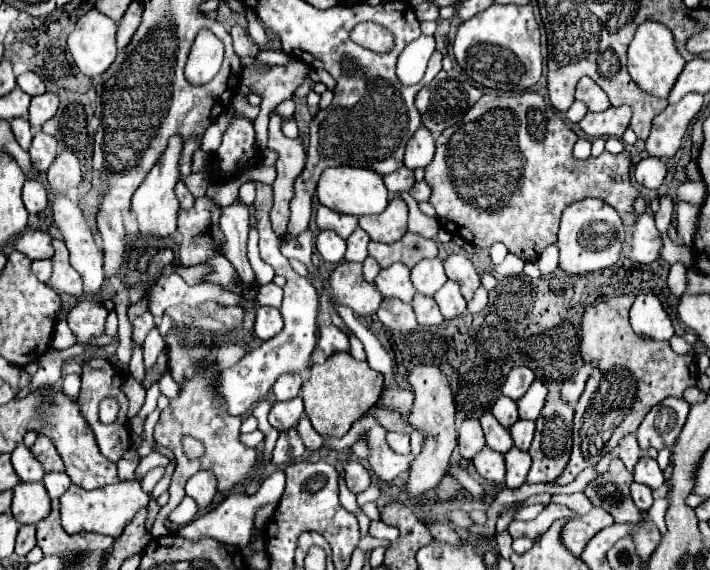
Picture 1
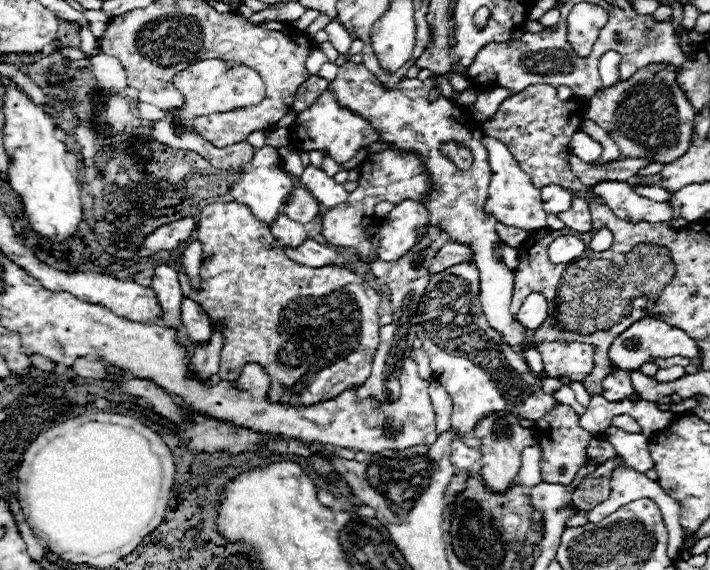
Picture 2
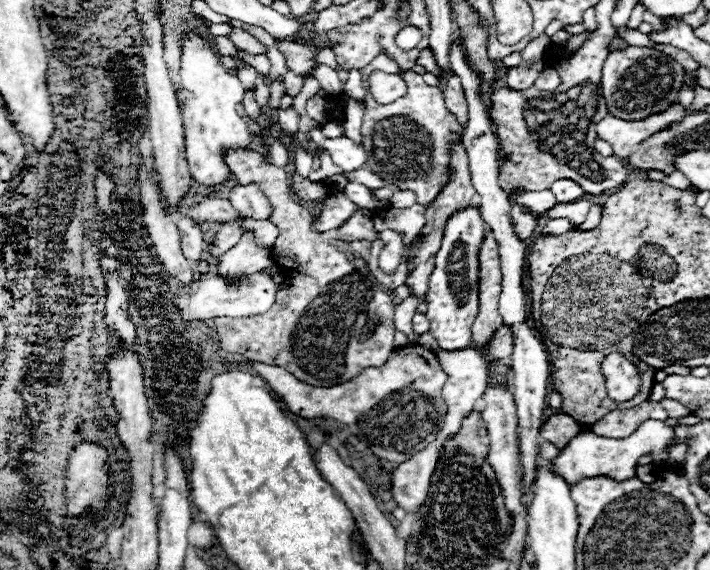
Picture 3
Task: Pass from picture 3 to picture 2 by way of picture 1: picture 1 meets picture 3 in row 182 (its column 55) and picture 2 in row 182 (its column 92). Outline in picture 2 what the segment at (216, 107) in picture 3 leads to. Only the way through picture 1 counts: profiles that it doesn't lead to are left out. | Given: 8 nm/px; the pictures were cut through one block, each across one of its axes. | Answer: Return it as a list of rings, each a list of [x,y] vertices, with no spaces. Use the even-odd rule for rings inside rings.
[[[264,146],[264,148],[256,150],[250,166],[252,166],[252,170],[242,172],[242,178],[230,186],[230,194],[234,196],[236,202],[246,204],[256,220],[270,226],[276,220],[276,216],[282,208],[284,196],[290,192],[290,188],[294,188],[294,184],[292,184],[292,178],[284,172],[278,152],[270,146]]]

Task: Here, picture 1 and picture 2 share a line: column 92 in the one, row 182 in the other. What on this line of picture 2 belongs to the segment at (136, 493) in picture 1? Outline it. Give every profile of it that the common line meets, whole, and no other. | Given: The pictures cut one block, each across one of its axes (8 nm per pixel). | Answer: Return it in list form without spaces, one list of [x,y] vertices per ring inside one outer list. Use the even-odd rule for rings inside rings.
[[[484,134],[482,144],[488,150],[490,170],[492,170],[490,190],[488,190],[490,192],[490,204],[486,204],[486,212],[494,214],[496,220],[506,224],[506,226],[521,228],[528,232],[546,228],[546,212],[542,208],[540,190],[532,184],[532,180],[526,176],[526,172],[520,170],[518,162],[514,160],[514,156],[506,150],[506,146],[502,142]]]

